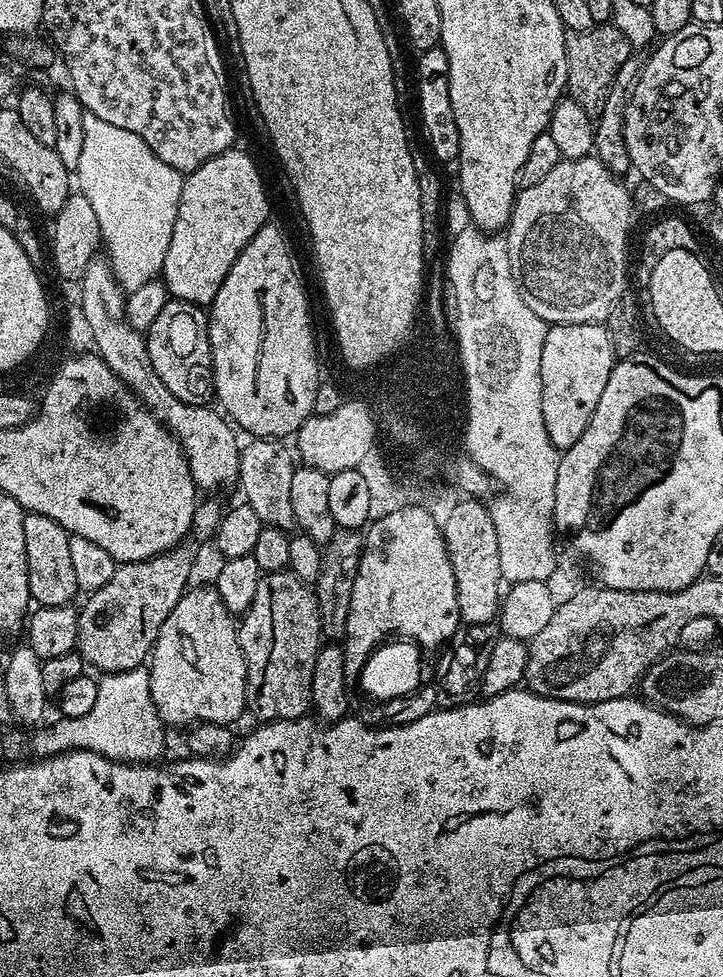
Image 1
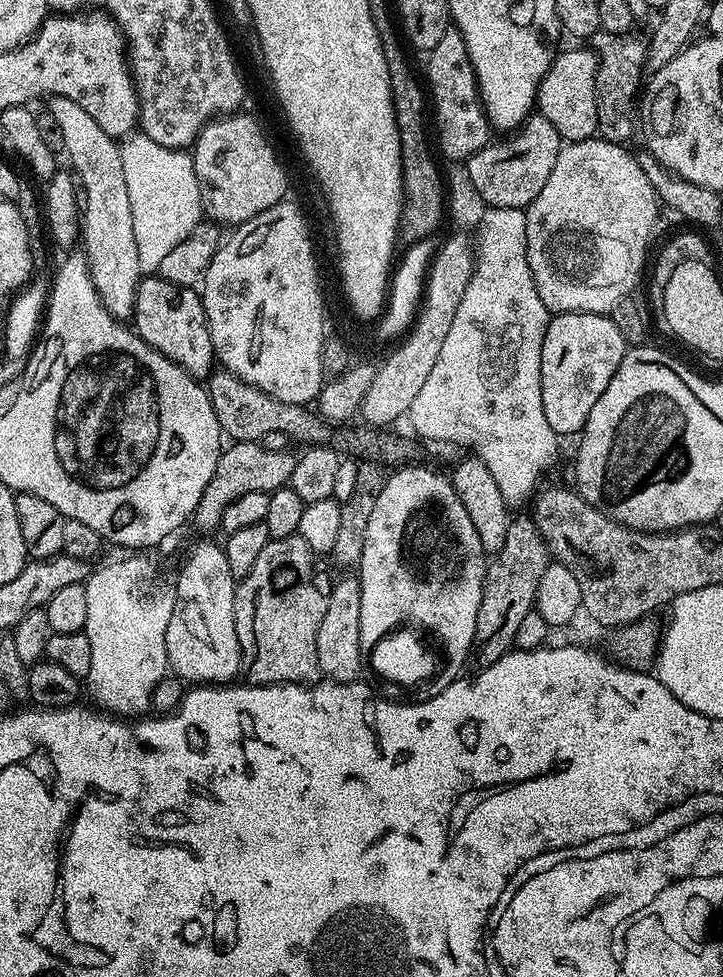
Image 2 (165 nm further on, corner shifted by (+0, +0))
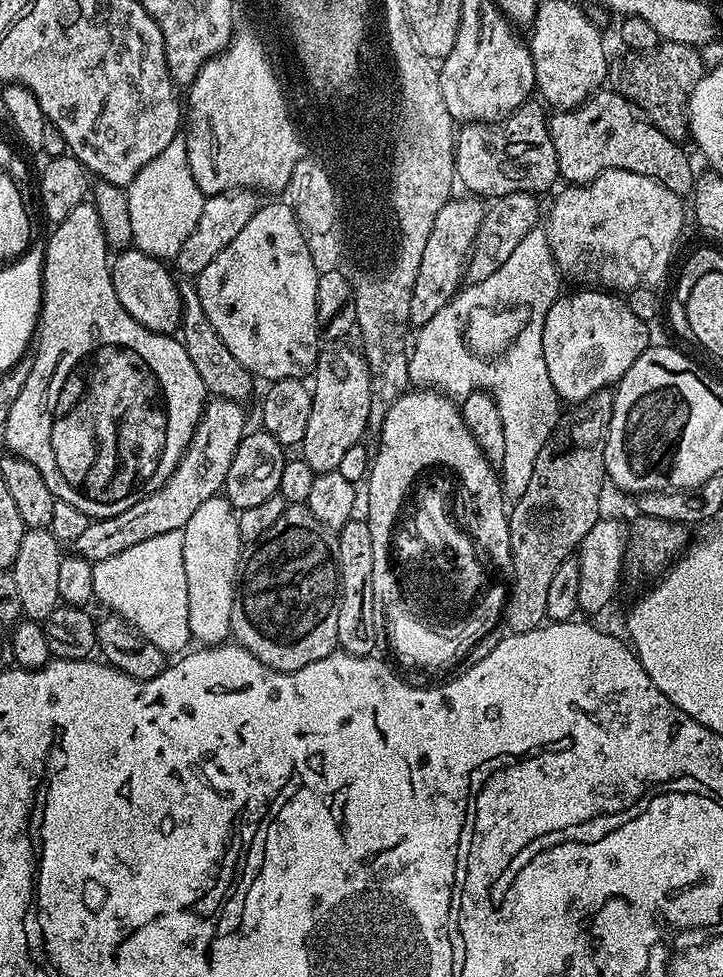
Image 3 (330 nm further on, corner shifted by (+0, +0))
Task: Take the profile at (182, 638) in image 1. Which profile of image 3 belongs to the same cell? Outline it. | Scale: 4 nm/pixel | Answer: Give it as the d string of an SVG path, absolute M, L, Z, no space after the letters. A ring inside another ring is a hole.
M217 494L206 498L190 522L182 529L184 545L182 546L182 562L186 566L186 594L190 606L190 634L192 640L200 646L222 644L229 639L232 631L232 611L234 610L234 598L236 597L236 585L238 573L242 567L242 541L238 534L238 515L232 504L223 494Z

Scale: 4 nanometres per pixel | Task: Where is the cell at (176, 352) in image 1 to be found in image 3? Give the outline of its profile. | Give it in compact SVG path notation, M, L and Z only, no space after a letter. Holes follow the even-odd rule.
M135 246L117 251L111 265L114 294L118 294L118 302L122 302L126 314L130 314L130 318L134 318L151 332L163 336L179 333L182 318L180 285L169 265L155 256L139 252Z

